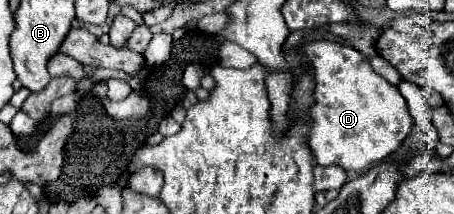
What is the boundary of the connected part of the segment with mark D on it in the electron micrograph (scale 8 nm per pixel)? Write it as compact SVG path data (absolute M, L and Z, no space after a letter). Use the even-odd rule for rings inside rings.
M315 41L303 47L303 55L307 57L307 65L315 71L315 105L311 107L311 133L309 145L313 149L315 161L319 165L339 165L347 171L367 171L371 165L387 159L395 153L405 137L411 133L413 119L409 115L407 103L397 87L385 83L371 67L369 61L353 47L339 45L333 41Z

